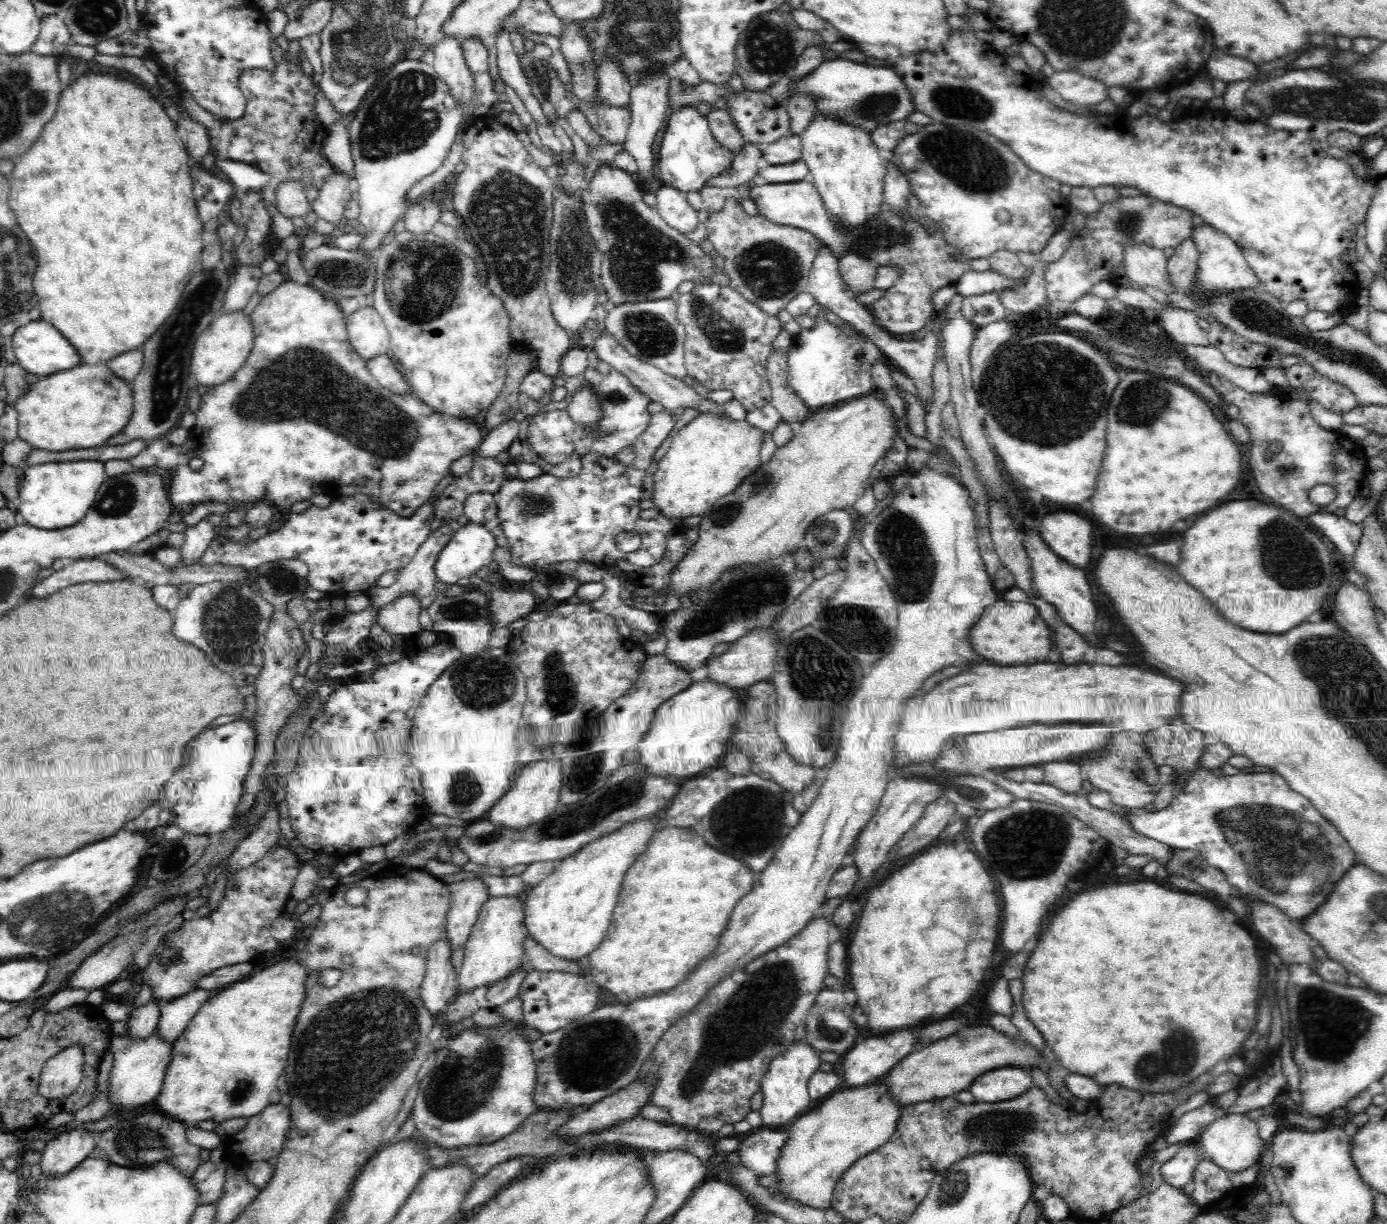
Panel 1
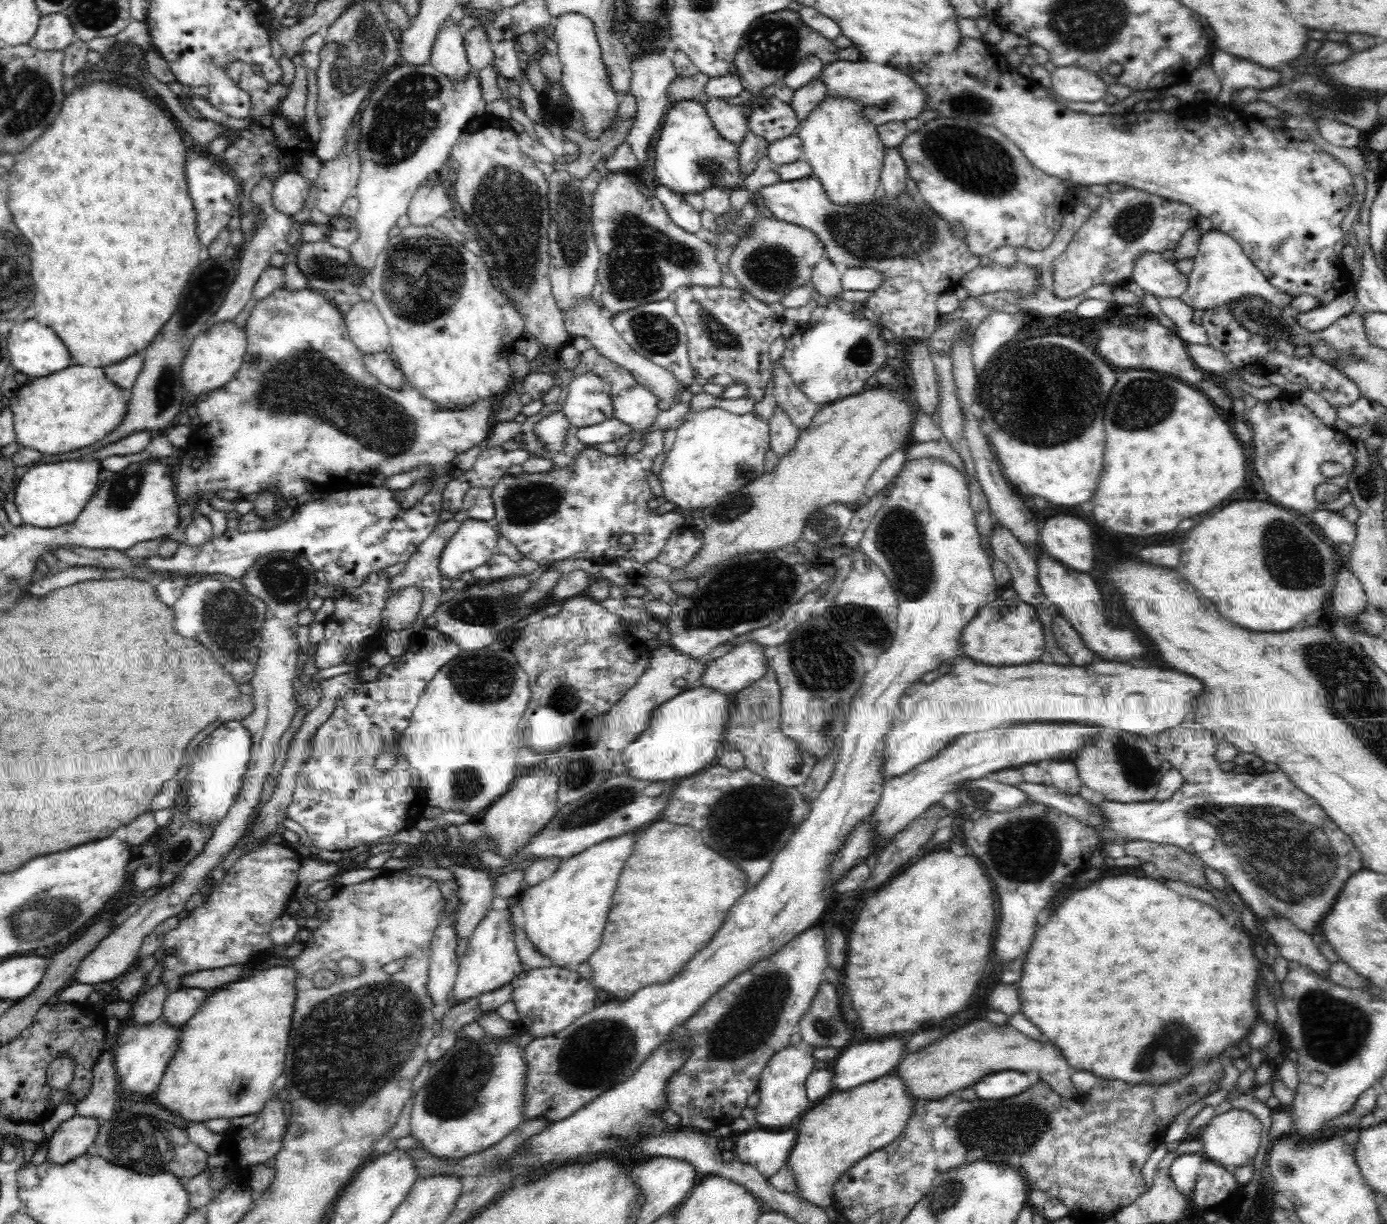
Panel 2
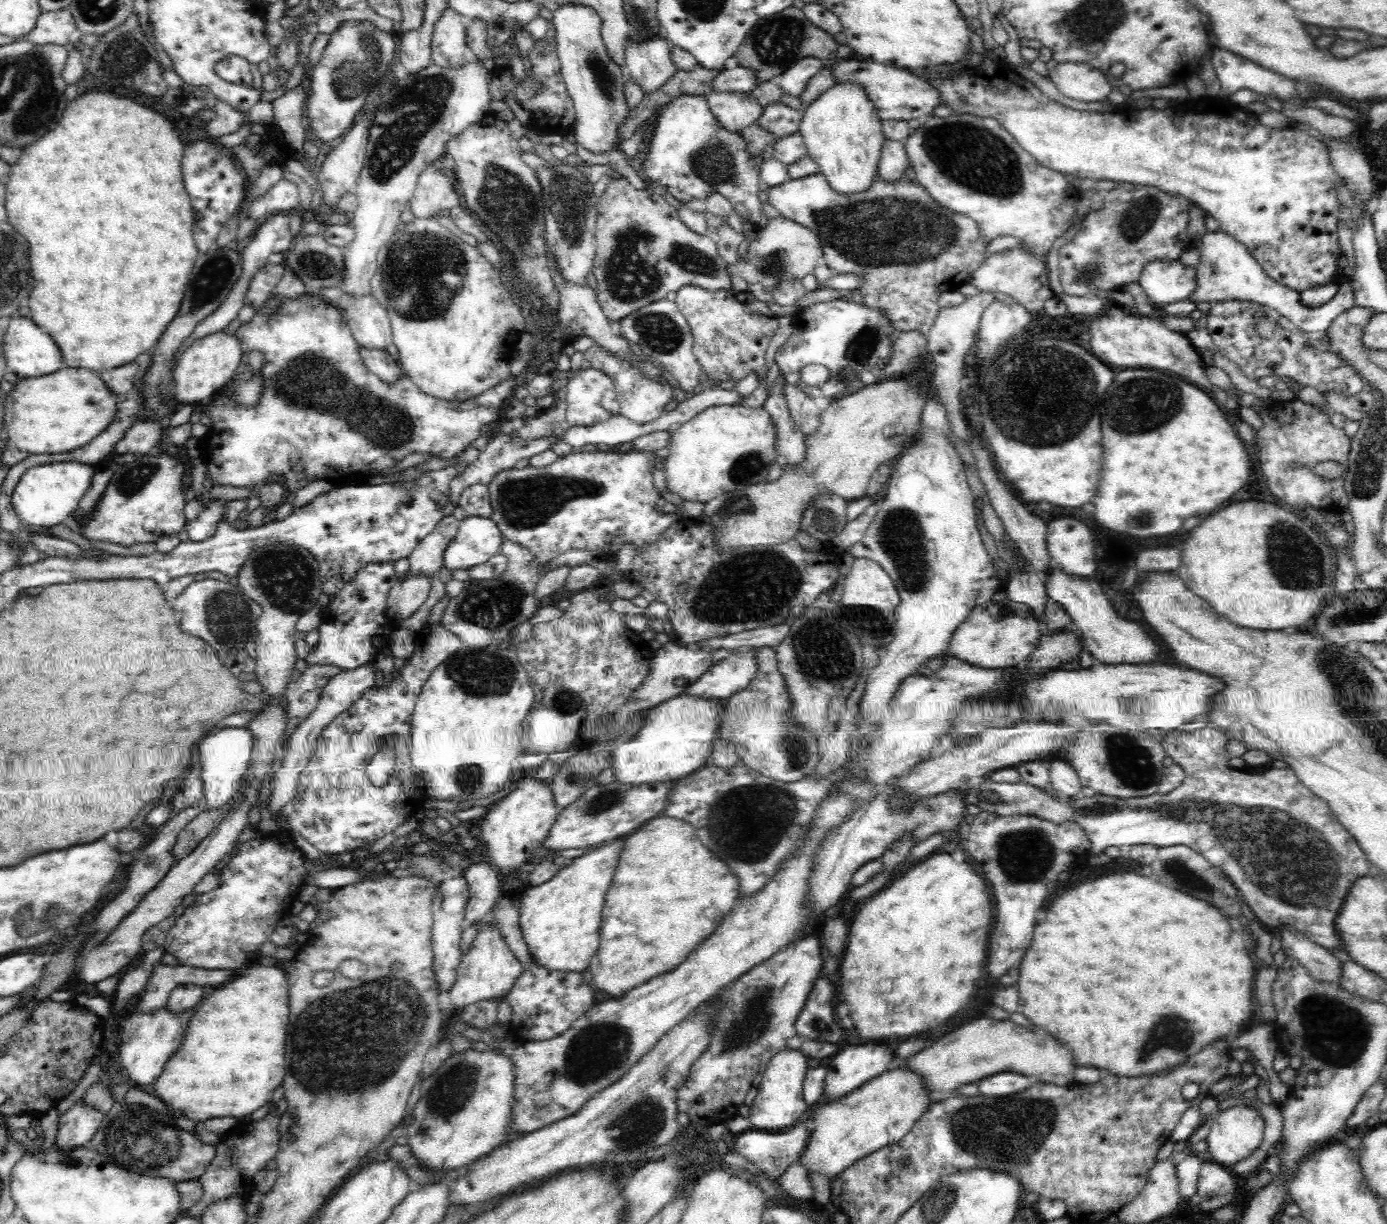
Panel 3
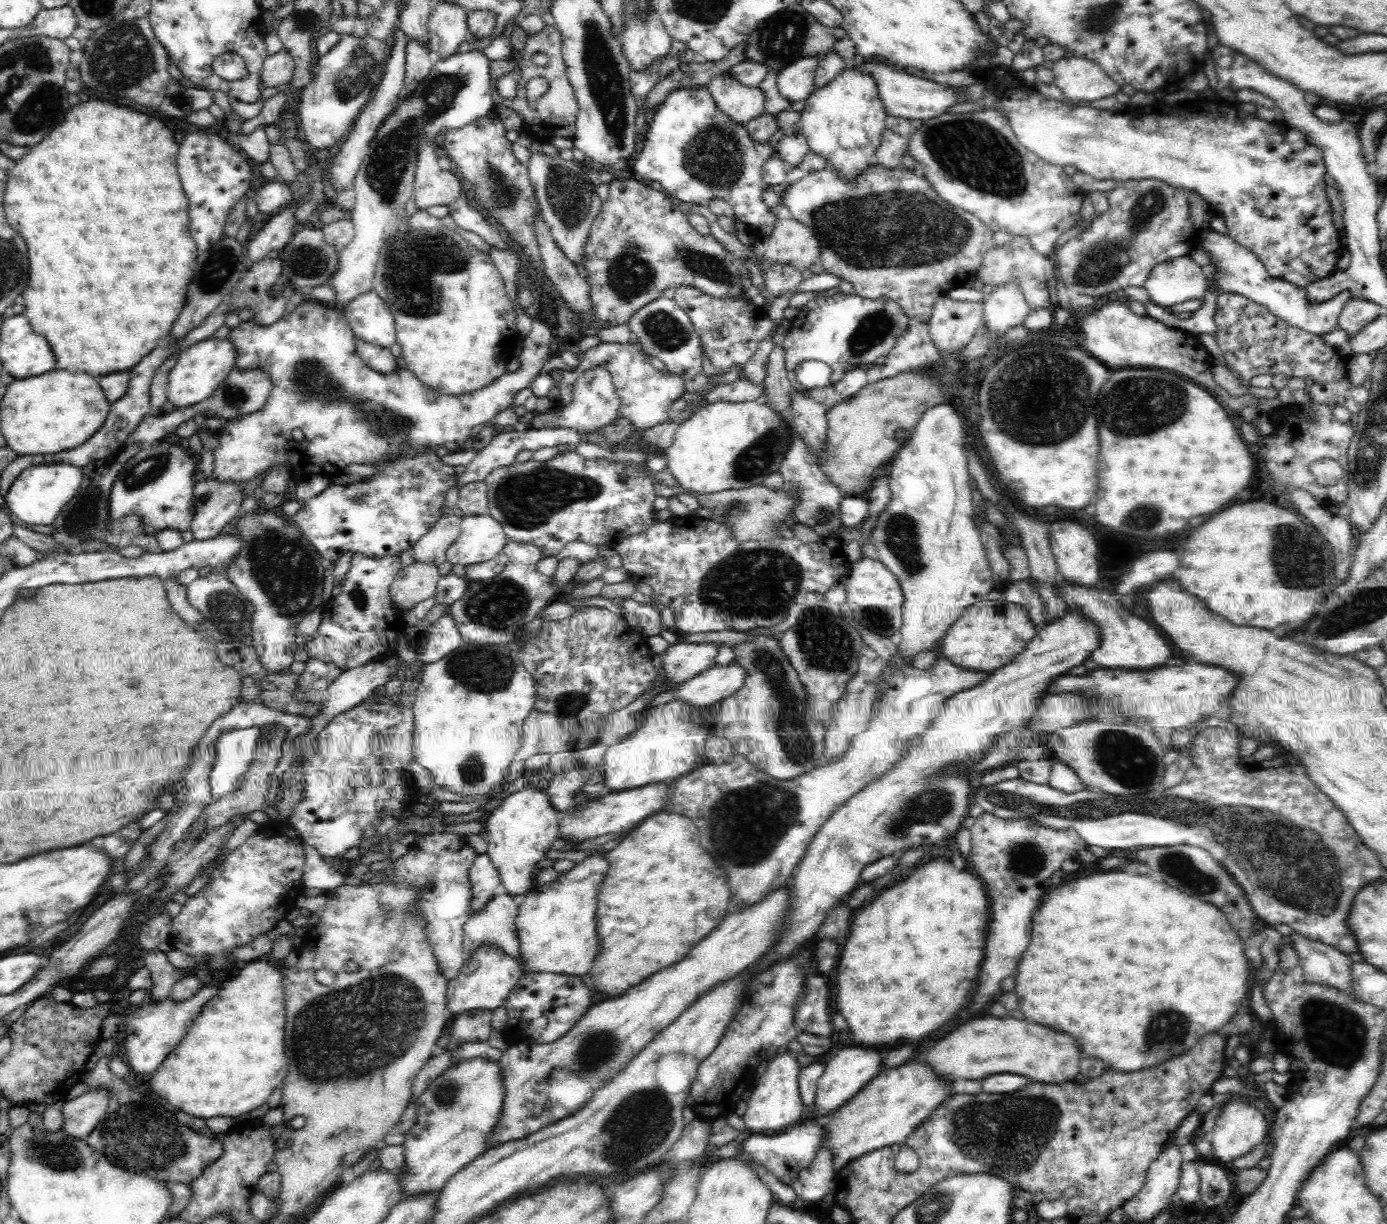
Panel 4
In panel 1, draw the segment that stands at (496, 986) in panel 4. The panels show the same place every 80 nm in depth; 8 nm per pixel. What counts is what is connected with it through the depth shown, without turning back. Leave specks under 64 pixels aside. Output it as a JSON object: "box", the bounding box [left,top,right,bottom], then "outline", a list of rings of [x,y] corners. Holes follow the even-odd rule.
{"box":[457,895,527,992],"outline":[[[522,895],[489,896],[480,907],[476,922],[472,925],[463,948],[463,963],[457,971],[458,992],[492,986],[495,982],[505,979],[517,968],[527,965],[523,945],[527,935]]]}

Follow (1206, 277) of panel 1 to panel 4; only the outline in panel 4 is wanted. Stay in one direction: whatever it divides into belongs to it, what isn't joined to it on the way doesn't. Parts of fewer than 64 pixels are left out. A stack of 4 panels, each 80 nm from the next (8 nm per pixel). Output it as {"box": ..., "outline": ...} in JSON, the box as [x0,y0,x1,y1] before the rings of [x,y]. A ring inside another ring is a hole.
{"box":[1200,230,1352,335],"outline":[[[1205,230],[1201,233],[1200,243],[1202,243],[1201,247],[1210,255],[1210,265],[1218,267],[1214,279],[1216,279],[1215,288],[1219,293],[1233,292],[1244,298],[1249,298],[1254,303],[1268,308],[1268,311],[1277,318],[1310,334],[1323,335],[1334,330],[1344,306],[1352,298],[1349,290],[1343,290],[1327,302],[1312,303],[1306,296],[1305,288],[1270,276],[1262,261],[1244,246],[1229,238],[1226,233]]]}

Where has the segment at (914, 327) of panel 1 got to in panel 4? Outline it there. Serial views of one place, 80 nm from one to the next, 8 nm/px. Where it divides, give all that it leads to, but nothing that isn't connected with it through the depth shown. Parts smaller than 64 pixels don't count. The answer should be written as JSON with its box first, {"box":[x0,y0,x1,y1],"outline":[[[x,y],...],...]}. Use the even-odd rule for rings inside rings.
{"box":[779,162,995,324],"outline":[[[874,162],[870,164],[864,172],[860,172],[860,176],[852,182],[844,182],[839,177],[839,172],[835,172],[833,168],[826,167],[822,170],[807,174],[796,182],[789,182],[789,187],[786,192],[779,196],[779,202],[782,206],[786,206],[792,214],[792,218],[811,228],[817,235],[821,249],[821,263],[828,274],[838,276],[854,285],[856,294],[867,300],[879,300],[879,298],[890,298],[890,301],[896,302],[896,305],[902,309],[902,313],[908,317],[908,324],[914,322],[929,322],[932,310],[937,304],[938,296],[946,294],[952,288],[958,286],[966,286],[967,281],[971,276],[976,275],[978,268],[983,262],[984,254],[988,253],[995,244],[993,241],[992,232],[977,216],[966,212],[960,208],[956,208],[948,204],[943,198],[940,198],[929,180],[926,180],[923,175],[917,176],[914,171],[909,169],[896,168],[890,170],[885,166],[880,166],[879,163]]]}

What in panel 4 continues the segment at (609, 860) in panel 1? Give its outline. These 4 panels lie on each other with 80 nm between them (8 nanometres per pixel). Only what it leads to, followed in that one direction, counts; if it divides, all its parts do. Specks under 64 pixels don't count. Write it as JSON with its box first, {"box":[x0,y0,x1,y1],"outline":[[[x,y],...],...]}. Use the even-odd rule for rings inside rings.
{"box":[515,854,608,976],"outline":[[[605,854],[588,857],[581,864],[545,885],[536,884],[521,899],[515,920],[520,941],[520,962],[524,972],[548,971],[554,974],[584,976],[590,970],[596,952],[596,894],[608,870]]]}

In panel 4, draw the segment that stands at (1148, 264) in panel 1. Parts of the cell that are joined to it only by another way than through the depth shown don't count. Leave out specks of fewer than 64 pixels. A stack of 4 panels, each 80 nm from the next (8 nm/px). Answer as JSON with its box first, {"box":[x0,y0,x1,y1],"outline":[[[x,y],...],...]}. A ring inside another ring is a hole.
{"box":[1143,256,1206,308],"outline":[[[1184,256],[1154,266],[1143,287],[1148,290],[1151,303],[1170,308],[1186,300],[1202,298],[1206,284],[1202,268],[1189,256]]]}

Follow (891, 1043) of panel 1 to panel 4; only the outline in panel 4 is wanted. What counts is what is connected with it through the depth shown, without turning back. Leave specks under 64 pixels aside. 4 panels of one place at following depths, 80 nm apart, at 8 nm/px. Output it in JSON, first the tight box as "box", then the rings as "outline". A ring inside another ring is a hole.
{"box":[814,1048,882,1116],"outline":[[[842,1048],[825,1064],[824,1072],[818,1080],[814,1104],[823,1116],[827,1116],[829,1112],[848,1102],[849,1098],[852,1098],[868,1082],[877,1077],[882,1071],[881,1067],[882,1056],[874,1048],[872,1050],[870,1048]]]}

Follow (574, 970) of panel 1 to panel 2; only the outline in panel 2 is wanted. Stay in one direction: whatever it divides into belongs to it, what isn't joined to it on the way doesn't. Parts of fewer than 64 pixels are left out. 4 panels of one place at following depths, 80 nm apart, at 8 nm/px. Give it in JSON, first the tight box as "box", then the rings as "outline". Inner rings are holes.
{"box":[510,907,553,968],"outline":[[[511,907],[513,912],[510,914],[510,925],[512,925],[512,931],[514,931],[514,945],[516,945],[516,951],[522,961],[525,968],[552,968],[553,964],[550,959],[542,955],[532,941],[528,939],[528,935],[523,928],[524,920],[519,916],[517,908]]]}

